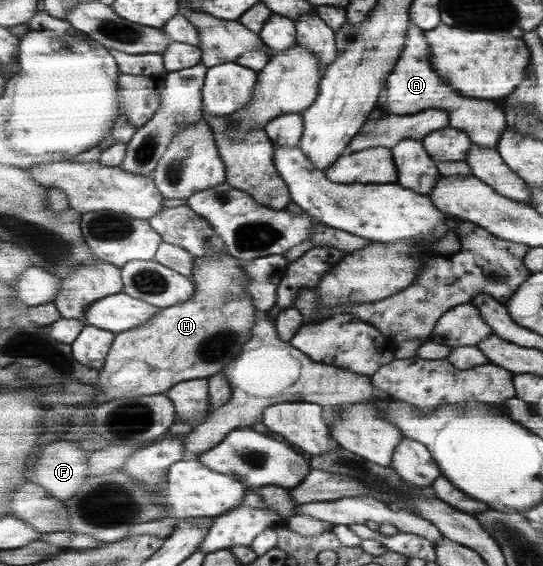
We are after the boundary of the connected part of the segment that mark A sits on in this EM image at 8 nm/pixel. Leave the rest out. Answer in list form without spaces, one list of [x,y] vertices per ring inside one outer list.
[[[409,22],[405,49],[390,73],[384,90],[381,104],[384,113],[406,115],[432,108],[441,109],[448,112],[450,127],[464,130],[472,144],[488,149],[496,148],[500,136],[507,128],[505,111],[493,100],[465,96],[450,89],[433,68],[431,51],[424,32],[414,22]]]

